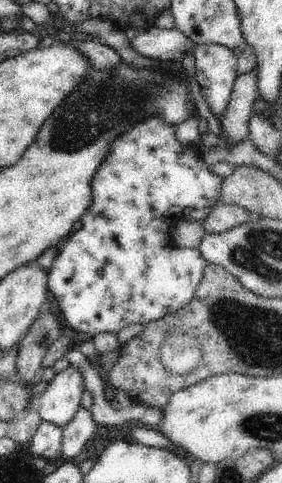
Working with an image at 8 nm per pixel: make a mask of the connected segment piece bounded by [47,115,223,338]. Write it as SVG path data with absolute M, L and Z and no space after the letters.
M150 115L110 144L106 160L92 178L92 204L81 216L82 228L58 250L47 272L49 298L76 334L92 338L103 332L118 333L132 324L147 325L184 308L193 299L209 262L200 249L174 246L170 231L186 208L214 206L223 178L211 174L208 166L195 146L178 141L176 125L166 124L162 115Z

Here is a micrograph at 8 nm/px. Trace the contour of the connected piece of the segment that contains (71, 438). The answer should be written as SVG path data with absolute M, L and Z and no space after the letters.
M80 406L63 430L60 454L64 460L68 461L80 455L98 427L93 410Z

